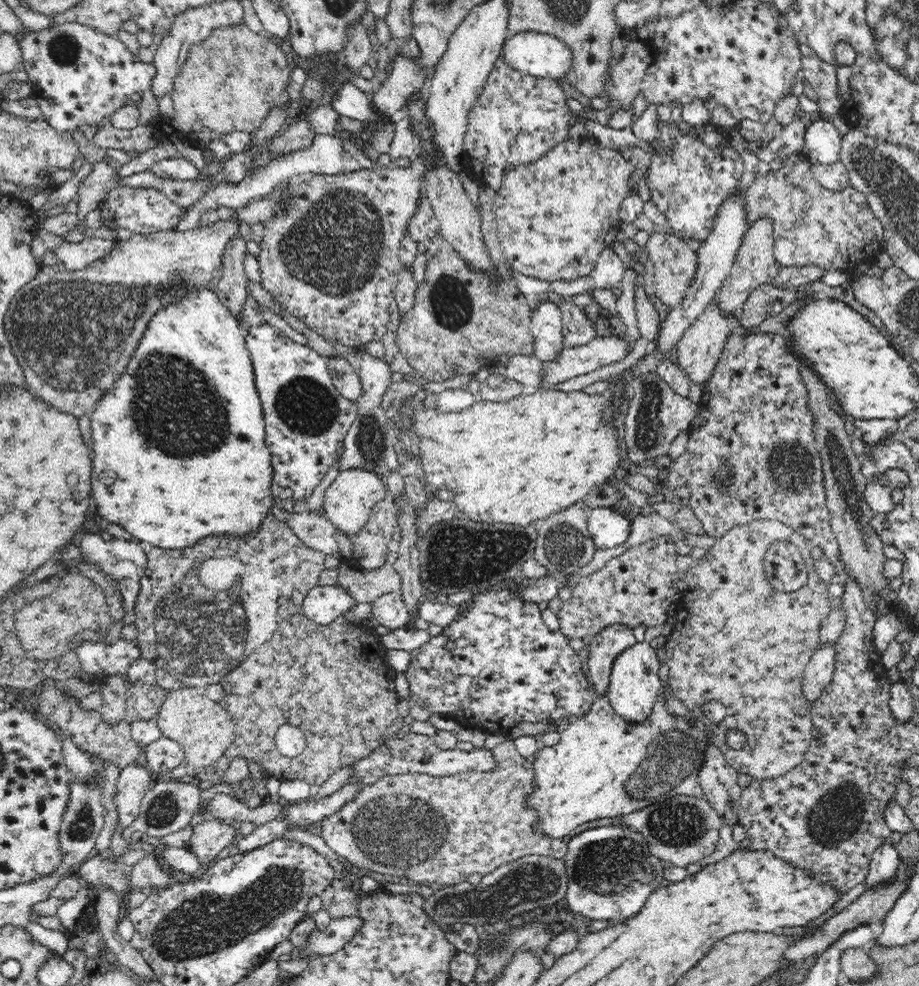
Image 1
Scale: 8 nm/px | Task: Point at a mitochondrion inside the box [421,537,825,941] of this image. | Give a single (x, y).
(529, 882)

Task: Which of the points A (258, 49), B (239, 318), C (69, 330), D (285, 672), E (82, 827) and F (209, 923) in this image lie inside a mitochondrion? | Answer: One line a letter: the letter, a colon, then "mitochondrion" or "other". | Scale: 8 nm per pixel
A: other
B: other
C: mitochondrion
D: other
E: mitochondrion
F: mitochondrion

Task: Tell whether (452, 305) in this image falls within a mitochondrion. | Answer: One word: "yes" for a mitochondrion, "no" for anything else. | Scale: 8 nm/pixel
yes

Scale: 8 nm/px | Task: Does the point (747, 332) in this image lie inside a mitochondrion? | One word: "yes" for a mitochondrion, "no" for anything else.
no

